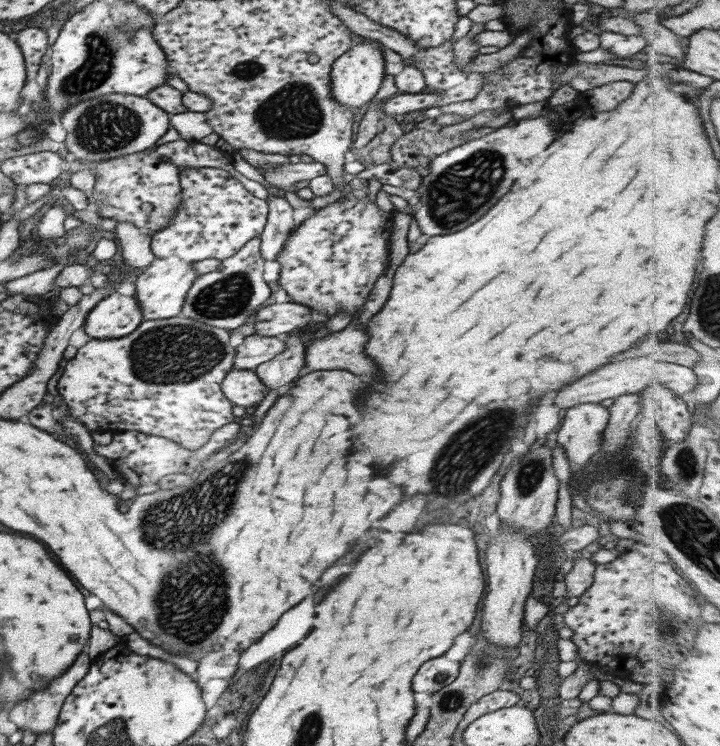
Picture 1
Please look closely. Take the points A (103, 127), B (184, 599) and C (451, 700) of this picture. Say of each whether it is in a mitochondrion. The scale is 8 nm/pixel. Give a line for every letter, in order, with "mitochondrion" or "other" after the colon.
A: mitochondrion
B: mitochondrion
C: mitochondrion

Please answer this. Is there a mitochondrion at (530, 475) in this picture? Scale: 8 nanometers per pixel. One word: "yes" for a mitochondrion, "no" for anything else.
yes

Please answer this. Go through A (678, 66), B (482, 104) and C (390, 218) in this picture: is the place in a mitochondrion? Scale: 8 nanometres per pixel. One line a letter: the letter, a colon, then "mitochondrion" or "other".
A: other
B: other
C: other

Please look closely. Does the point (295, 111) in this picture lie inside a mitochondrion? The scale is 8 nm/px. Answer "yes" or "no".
yes

